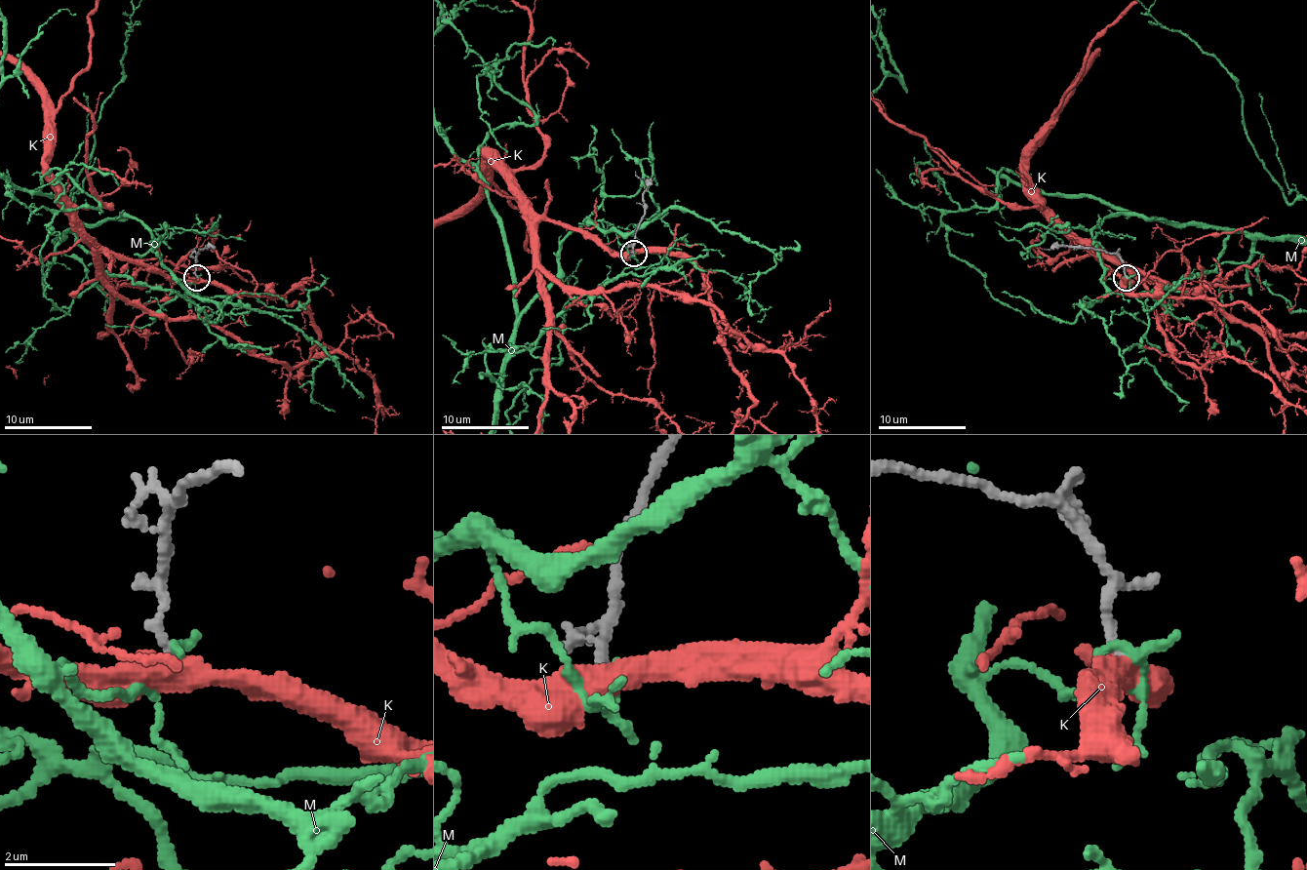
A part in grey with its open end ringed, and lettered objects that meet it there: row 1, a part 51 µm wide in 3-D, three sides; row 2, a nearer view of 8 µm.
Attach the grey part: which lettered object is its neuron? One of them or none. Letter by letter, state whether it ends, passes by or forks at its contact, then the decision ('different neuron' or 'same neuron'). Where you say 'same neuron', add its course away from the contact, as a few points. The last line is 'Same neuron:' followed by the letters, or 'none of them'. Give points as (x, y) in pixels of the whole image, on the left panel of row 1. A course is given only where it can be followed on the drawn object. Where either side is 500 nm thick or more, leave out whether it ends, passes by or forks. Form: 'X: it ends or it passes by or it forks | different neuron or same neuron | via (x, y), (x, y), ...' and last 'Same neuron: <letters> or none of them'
K: same neuron
M: it passes by | different neuron
Same neuron: K

